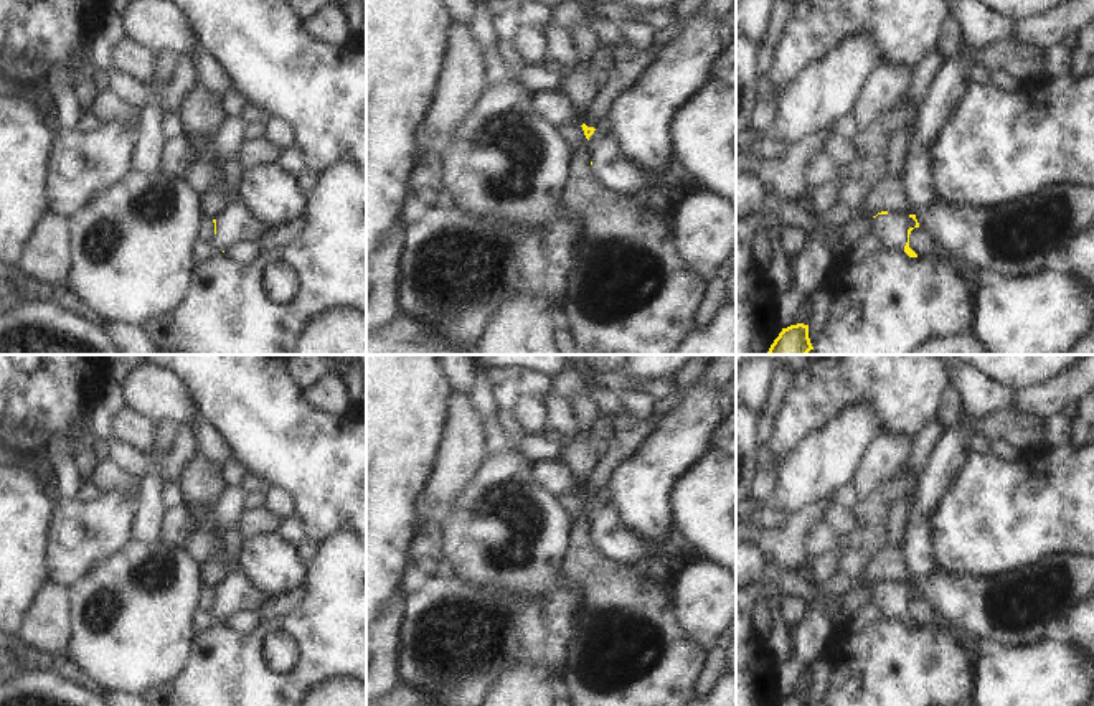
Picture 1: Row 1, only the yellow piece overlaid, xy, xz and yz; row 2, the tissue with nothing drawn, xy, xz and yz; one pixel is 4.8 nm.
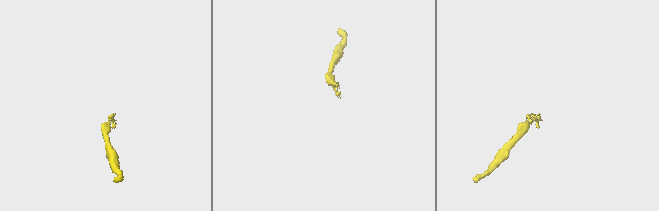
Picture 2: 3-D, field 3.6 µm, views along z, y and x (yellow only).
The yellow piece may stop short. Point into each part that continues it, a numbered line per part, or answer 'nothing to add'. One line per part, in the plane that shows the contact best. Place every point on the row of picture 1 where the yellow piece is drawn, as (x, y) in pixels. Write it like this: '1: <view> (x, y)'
1: yz (891, 228)

